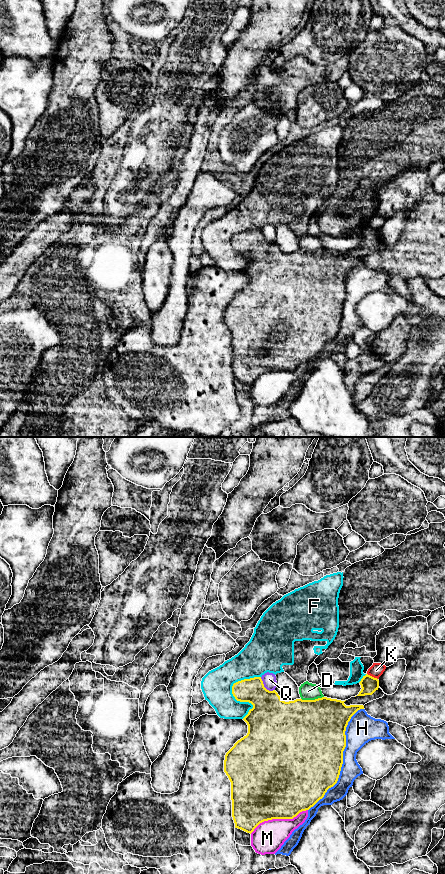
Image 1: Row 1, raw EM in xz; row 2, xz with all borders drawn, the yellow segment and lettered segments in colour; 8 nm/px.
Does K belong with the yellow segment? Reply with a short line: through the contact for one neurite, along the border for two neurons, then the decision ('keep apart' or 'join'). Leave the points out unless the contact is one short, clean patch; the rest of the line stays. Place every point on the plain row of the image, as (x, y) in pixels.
line xz (367, 225), (377, 231); keep apart

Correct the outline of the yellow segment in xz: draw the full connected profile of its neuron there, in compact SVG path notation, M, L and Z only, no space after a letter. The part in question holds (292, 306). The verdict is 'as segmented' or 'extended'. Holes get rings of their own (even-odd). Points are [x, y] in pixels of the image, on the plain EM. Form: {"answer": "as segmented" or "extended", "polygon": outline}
{"answer": "as segmented", "polygon": "M261 229L234 235L232 246L237 253L253 257L243 270L248 277L247 287L234 296L224 312L224 324L231 334L232 369L235 380L251 386L264 373L293 371L300 364L309 362L337 335L346 299L346 279L351 269L358 262L364 261L364 258L346 258L345 253L327 249L285 254L275 242L269 243L264 239Z"}

